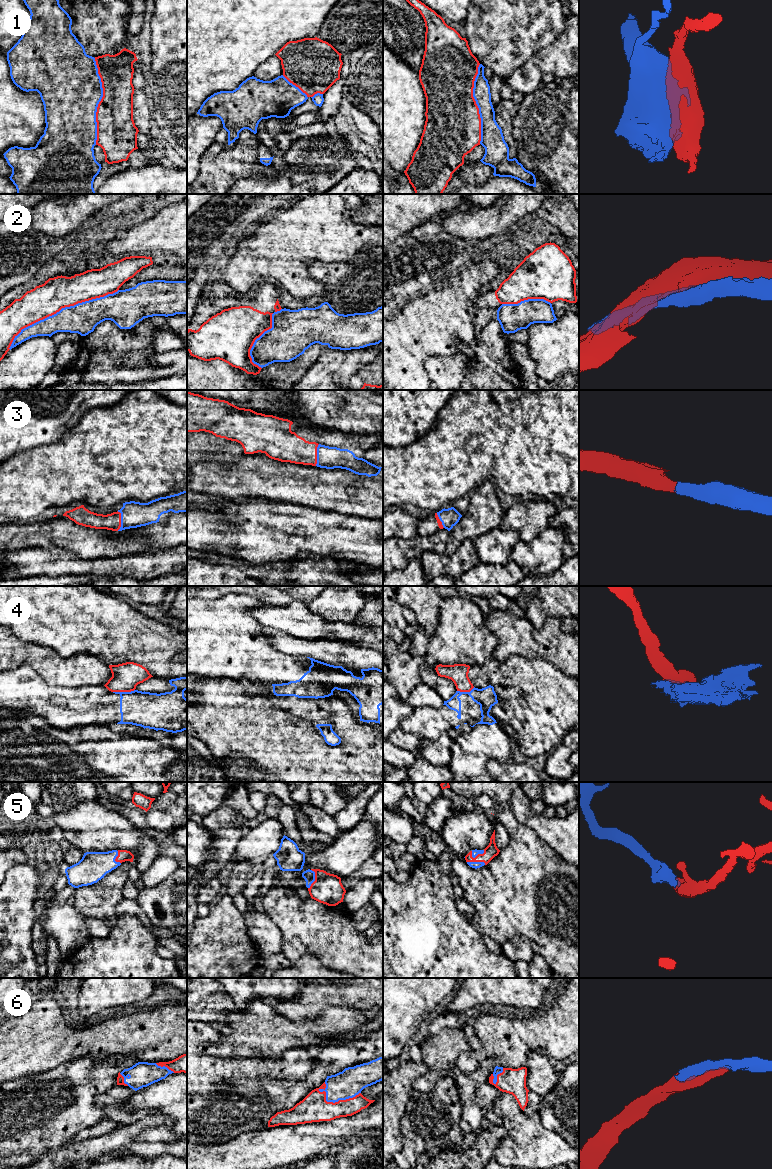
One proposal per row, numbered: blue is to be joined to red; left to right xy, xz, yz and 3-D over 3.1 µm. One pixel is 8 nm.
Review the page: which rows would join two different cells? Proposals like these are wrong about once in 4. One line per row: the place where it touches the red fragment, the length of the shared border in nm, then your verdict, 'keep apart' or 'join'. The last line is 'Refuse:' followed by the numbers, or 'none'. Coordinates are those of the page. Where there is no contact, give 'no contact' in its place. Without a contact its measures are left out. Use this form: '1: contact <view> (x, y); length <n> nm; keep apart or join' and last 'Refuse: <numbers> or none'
1: contact xy (100, 101); length 700 nm; keep apart
2: contact xy (60, 309); length 1000 nm; keep apart
3: contact xz (316, 455); length 180 nm; join
4: contact xy (123, 691); length 180 nm; keep apart
5: contact xz (315, 879); length 160 nm; join
6: contact xz (336, 1102); length 340 nm; join
Refuse: 1, 2, 4

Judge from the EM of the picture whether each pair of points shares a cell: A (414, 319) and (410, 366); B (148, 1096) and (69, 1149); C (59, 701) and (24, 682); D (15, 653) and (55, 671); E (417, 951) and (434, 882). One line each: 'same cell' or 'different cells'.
A: same cell
B: different cells
C: same cell
D: same cell
E: same cell

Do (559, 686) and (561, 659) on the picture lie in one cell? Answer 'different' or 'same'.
different

